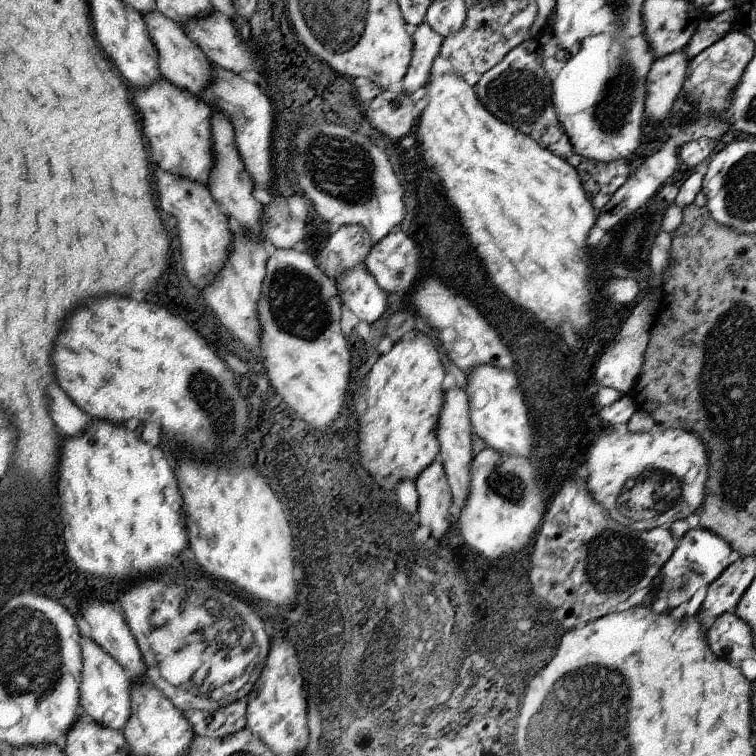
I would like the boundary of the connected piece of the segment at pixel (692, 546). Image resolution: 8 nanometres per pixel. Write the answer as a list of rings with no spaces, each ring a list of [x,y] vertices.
[[[705,528],[689,530],[681,540],[677,540],[677,548],[671,560],[663,564],[663,570],[659,574],[661,580],[657,580],[657,586],[661,590],[667,590],[667,600],[653,600],[653,612],[655,614],[665,610],[669,612],[669,610],[675,610],[675,606],[683,608],[701,586],[717,580],[717,576],[731,564],[729,562],[731,552],[733,550],[711,530],[705,530]]]

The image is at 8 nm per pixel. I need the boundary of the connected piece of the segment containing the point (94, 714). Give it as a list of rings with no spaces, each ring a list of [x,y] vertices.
[[[81,636],[79,648],[83,654],[81,684],[79,684],[79,708],[83,710],[83,720],[97,722],[111,730],[121,730],[131,716],[131,672],[125,670],[113,656],[109,656],[95,640]]]

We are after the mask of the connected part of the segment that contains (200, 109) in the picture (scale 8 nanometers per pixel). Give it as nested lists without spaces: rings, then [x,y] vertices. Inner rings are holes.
[[[167,78],[153,82],[147,88],[137,88],[133,104],[141,118],[141,132],[147,140],[151,162],[159,168],[167,168],[167,172],[187,176],[189,180],[205,182],[213,164],[209,134],[211,110],[187,90],[181,90],[175,84],[171,84]]]

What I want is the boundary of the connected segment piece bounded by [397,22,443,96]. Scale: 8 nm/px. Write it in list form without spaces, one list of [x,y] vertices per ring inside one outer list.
[[[421,22],[415,28],[415,32],[411,34],[411,38],[413,38],[411,62],[409,62],[407,74],[397,84],[397,90],[405,92],[407,96],[411,96],[415,90],[419,90],[419,88],[423,88],[427,84],[427,78],[431,74],[429,72],[431,62],[439,54],[439,48],[443,44],[443,36],[433,32],[427,22]]]

